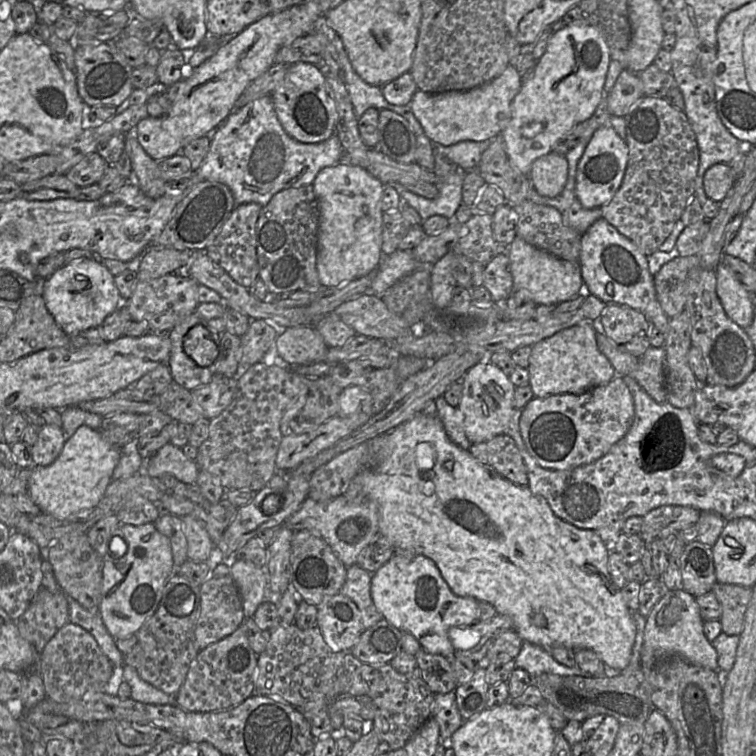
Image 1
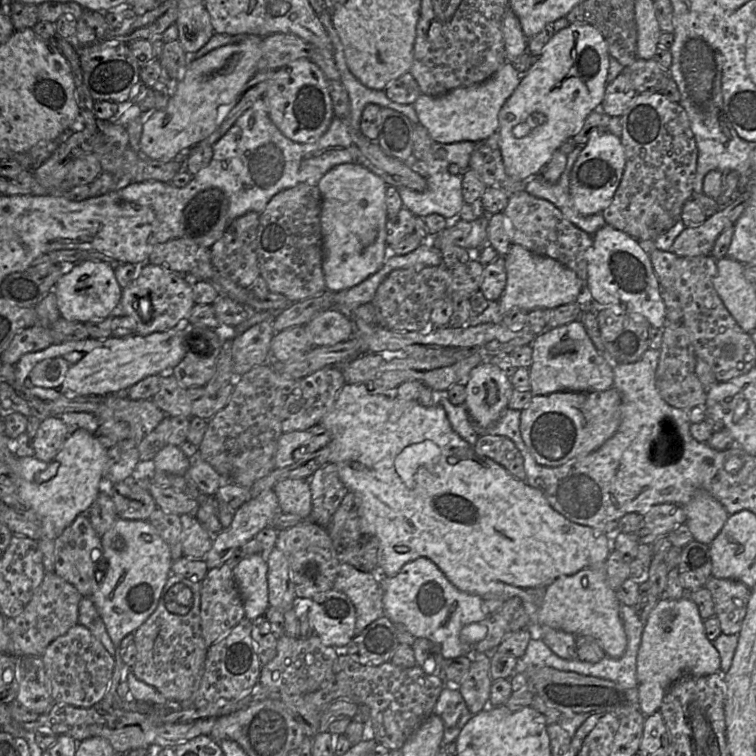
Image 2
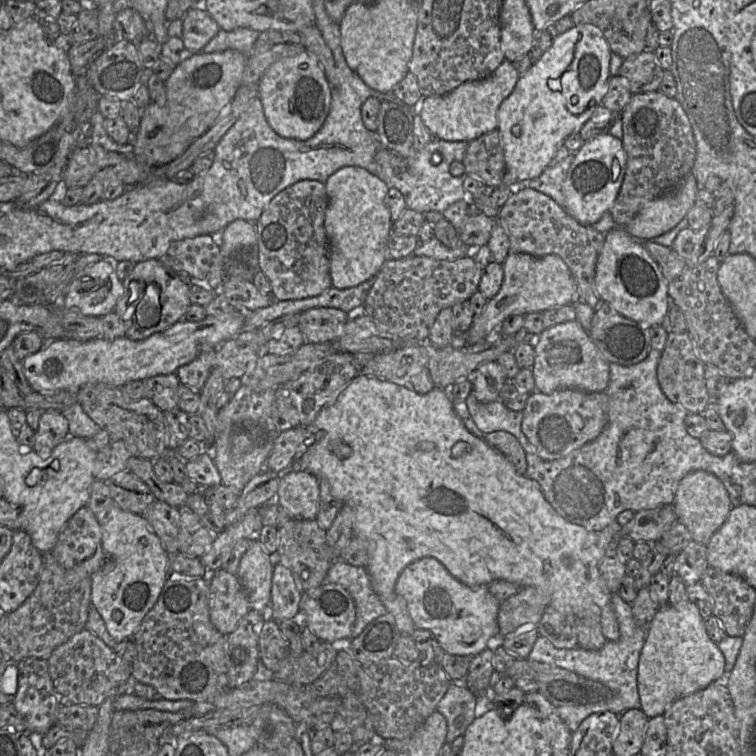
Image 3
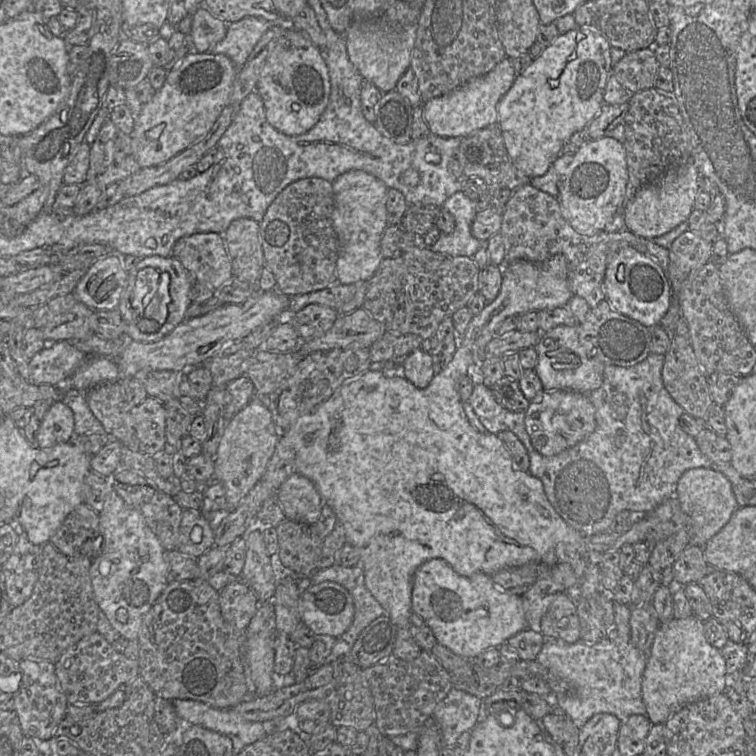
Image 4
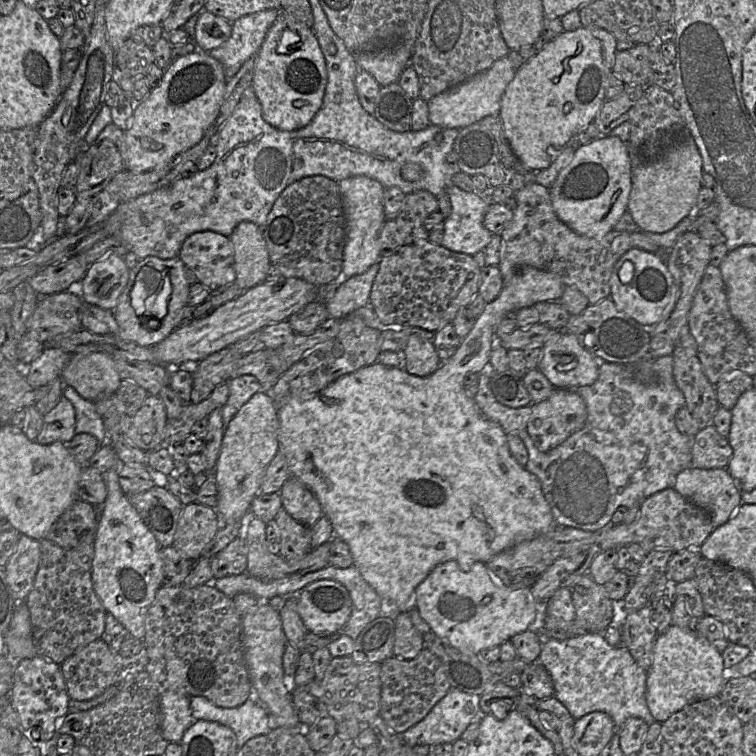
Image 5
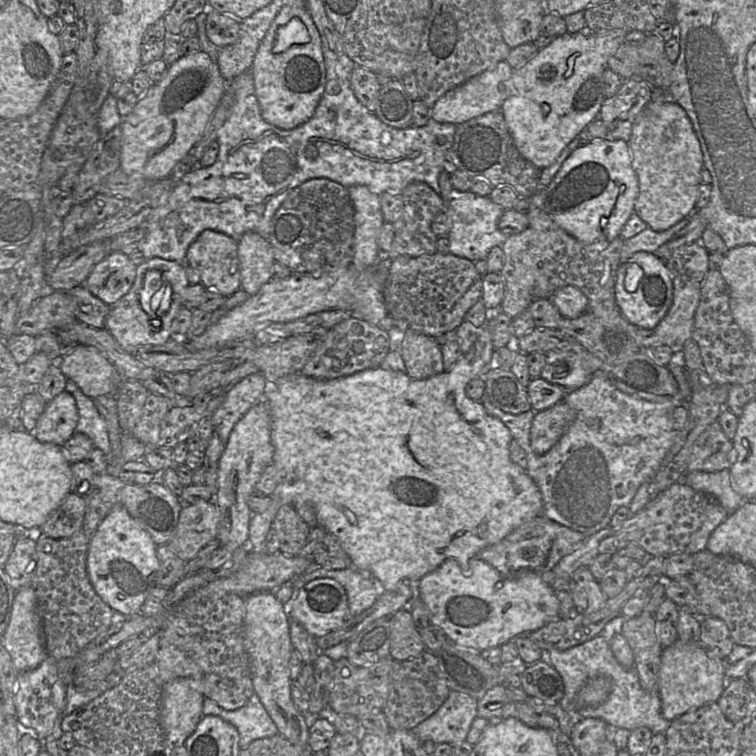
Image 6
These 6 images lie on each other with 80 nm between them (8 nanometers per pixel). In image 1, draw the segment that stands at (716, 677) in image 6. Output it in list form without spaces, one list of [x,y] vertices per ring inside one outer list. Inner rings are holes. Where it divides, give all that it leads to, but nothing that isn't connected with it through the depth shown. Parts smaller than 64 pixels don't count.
[[[684,589],[665,590],[662,598],[646,617],[644,641],[641,650],[641,670],[651,670],[660,660],[681,657],[690,663],[717,671],[718,654],[704,634],[704,620],[694,596]]]

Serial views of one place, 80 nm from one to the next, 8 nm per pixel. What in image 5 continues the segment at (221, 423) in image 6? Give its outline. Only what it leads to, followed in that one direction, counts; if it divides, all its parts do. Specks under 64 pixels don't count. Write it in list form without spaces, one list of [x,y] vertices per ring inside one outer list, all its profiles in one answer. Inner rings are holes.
[[[243,375],[228,381],[228,401],[221,409],[224,431],[233,417],[244,406],[253,395],[261,392],[258,380],[252,375]]]

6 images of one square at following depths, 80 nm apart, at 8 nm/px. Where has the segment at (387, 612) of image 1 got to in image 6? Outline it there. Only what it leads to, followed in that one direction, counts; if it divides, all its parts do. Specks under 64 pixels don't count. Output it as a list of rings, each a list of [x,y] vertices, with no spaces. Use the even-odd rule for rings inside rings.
[[[479,556],[471,558],[468,567],[464,573],[456,559],[448,558],[419,580],[419,598],[429,610],[430,623],[442,629],[447,638],[456,645],[474,651],[501,647],[508,641],[514,641],[519,636],[525,636],[550,622],[560,620],[559,600],[552,586],[541,574],[527,573],[508,578]]]

